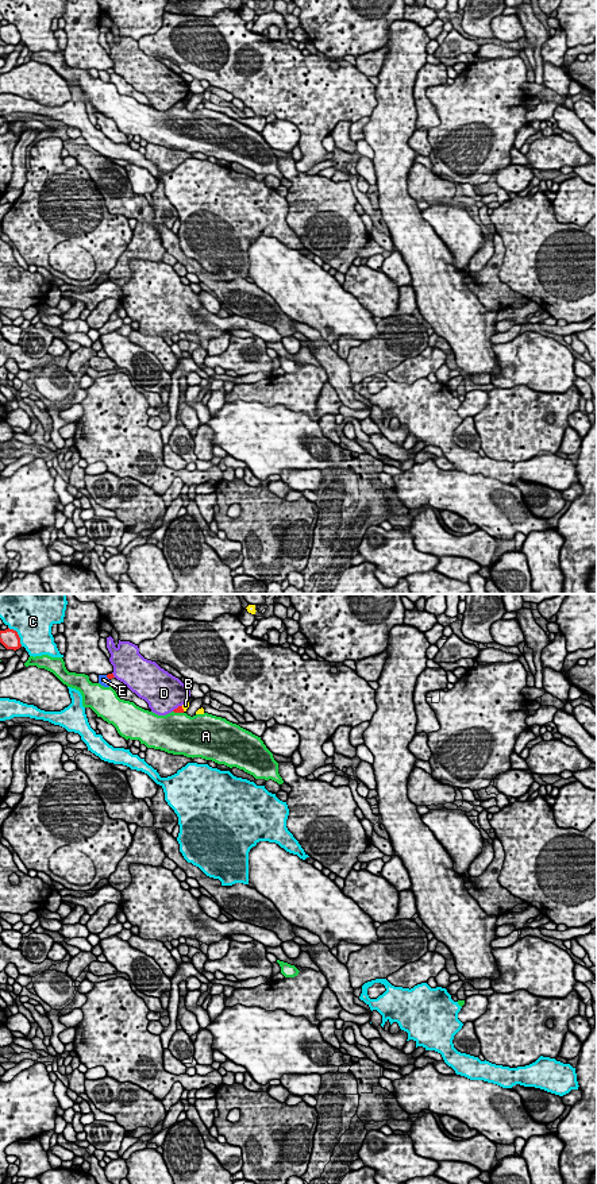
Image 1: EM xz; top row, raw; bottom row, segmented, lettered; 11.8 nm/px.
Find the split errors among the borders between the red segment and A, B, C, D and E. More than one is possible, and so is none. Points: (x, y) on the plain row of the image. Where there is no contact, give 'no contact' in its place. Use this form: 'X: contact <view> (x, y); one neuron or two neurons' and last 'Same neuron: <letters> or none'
A: contact xz (178, 107); two neurons
B: contact xz (183, 104); two neurons
C: contact xz (18, 30); two neurons
D: contact xz (177, 103); two neurons
E: contact xz (107, 72); two neurons
Same neuron: none

